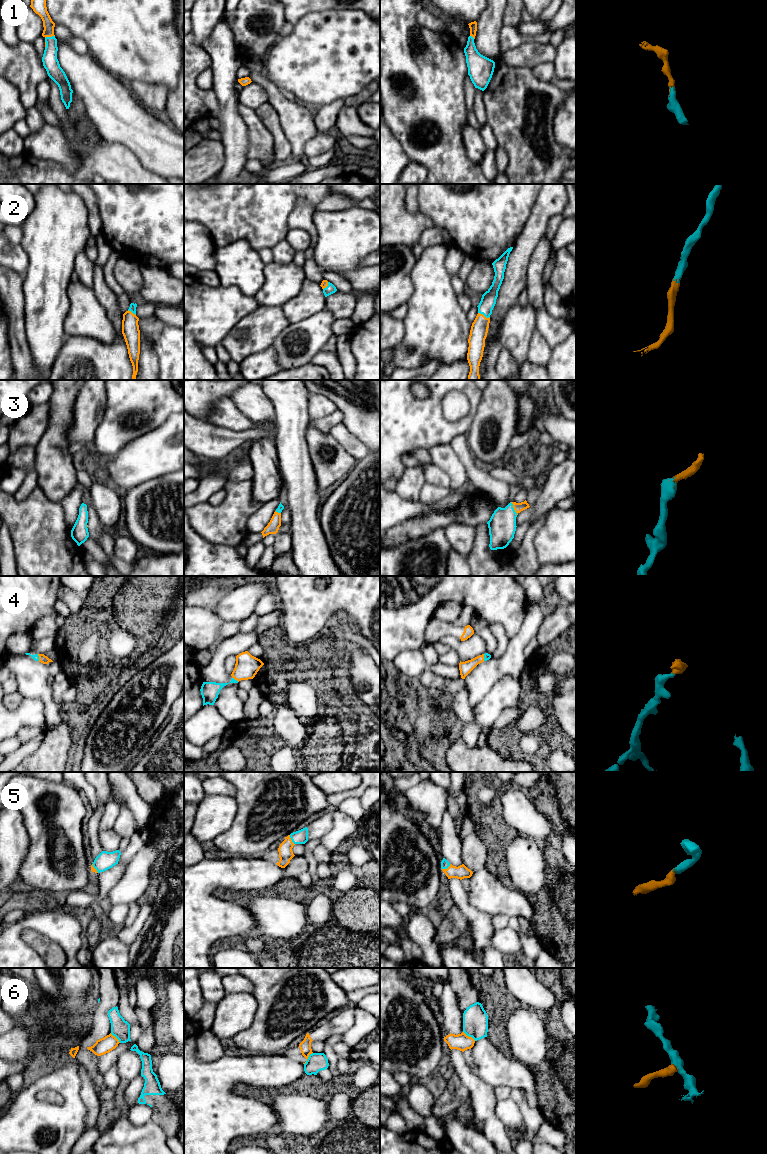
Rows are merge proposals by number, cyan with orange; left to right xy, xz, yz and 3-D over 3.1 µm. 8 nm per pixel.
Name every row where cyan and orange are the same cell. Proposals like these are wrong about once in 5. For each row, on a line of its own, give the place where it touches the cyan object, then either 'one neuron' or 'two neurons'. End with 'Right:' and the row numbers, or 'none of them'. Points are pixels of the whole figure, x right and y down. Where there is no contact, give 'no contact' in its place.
1: meets cyan in xy at (49, 37); one neuron
2: meets cyan in yz at (484, 315); one neuron
3: meets cyan in yz at (513, 508); one neuron
4: meets cyan in xz at (234, 679); one neuron
5: meets cyan in xz at (291, 839); one neuron
6: meets cyan in xz at (308, 1058); two neurons
Right: 1, 2, 3, 4, 5

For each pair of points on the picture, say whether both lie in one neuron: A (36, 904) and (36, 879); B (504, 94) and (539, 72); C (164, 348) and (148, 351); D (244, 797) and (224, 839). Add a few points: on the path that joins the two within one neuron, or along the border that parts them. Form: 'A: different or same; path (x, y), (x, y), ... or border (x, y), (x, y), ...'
A: different; border (27, 888), (41, 889), (59, 895)
B: different; border (531, 69), (538, 78), (549, 82)
C: different; border (140, 331), (151, 342), (156, 355), (158, 369)
D: same; path (244, 808), (244, 821), (235, 830)

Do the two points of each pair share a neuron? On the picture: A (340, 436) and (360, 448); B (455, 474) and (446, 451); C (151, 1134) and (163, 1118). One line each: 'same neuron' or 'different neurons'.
A: same neuron
B: same neuron
C: different neurons

